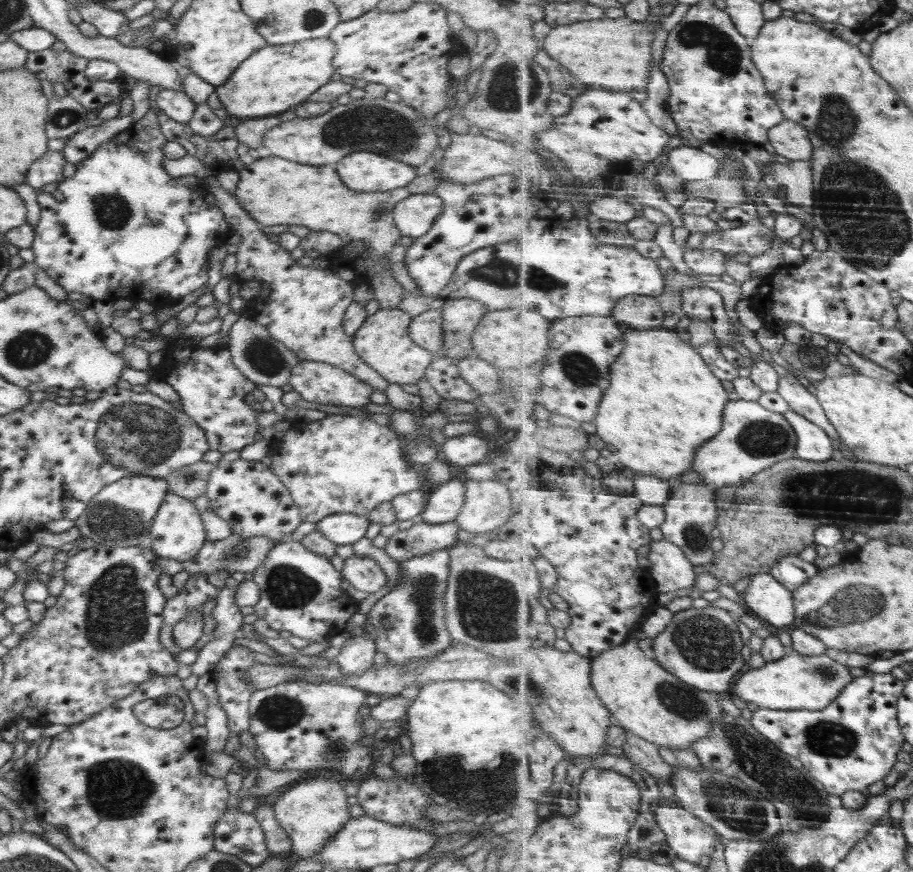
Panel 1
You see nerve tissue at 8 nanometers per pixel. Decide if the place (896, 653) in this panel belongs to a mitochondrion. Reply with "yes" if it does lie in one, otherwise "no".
no

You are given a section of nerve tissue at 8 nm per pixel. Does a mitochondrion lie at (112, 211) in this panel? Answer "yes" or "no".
yes

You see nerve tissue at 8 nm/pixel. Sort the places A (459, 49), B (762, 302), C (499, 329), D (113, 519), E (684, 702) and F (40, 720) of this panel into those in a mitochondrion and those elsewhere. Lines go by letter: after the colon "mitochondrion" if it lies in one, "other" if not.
A: other
B: other
C: other
D: mitochondrion
E: mitochondrion
F: other

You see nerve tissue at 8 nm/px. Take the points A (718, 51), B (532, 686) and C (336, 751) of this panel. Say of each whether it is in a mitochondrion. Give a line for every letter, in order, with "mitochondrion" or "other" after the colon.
A: mitochondrion
B: mitochondrion
C: mitochondrion

